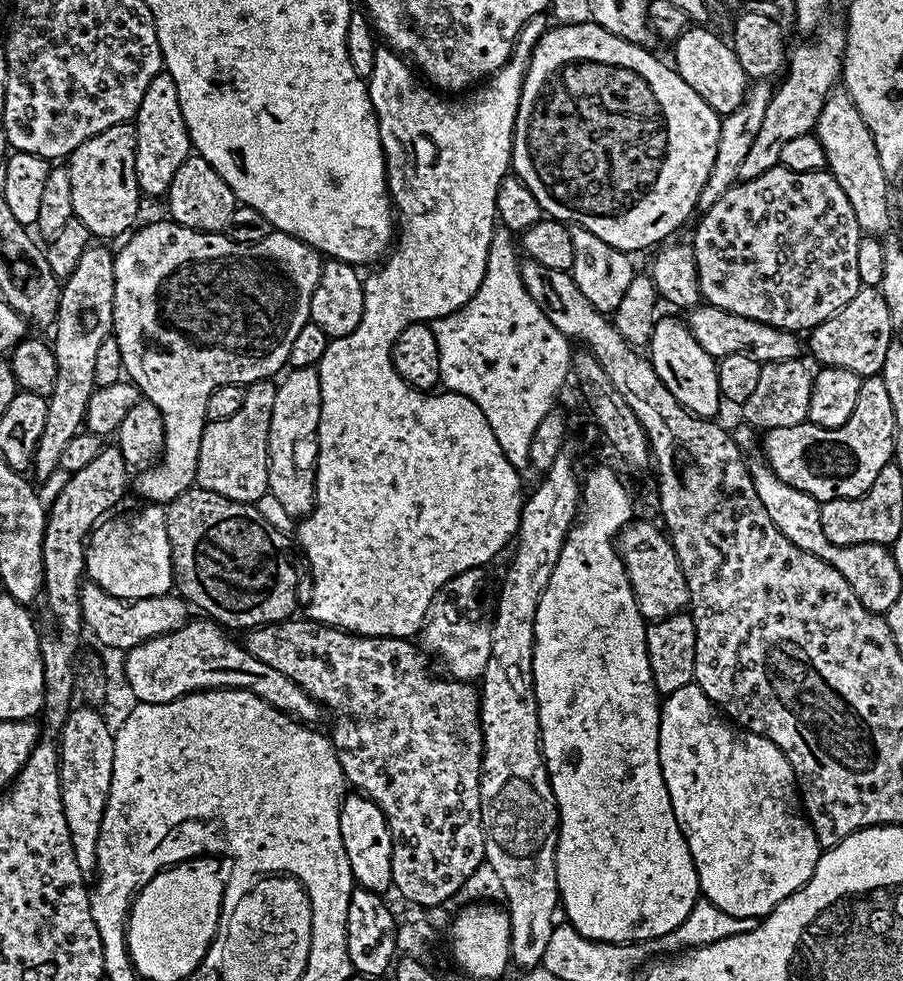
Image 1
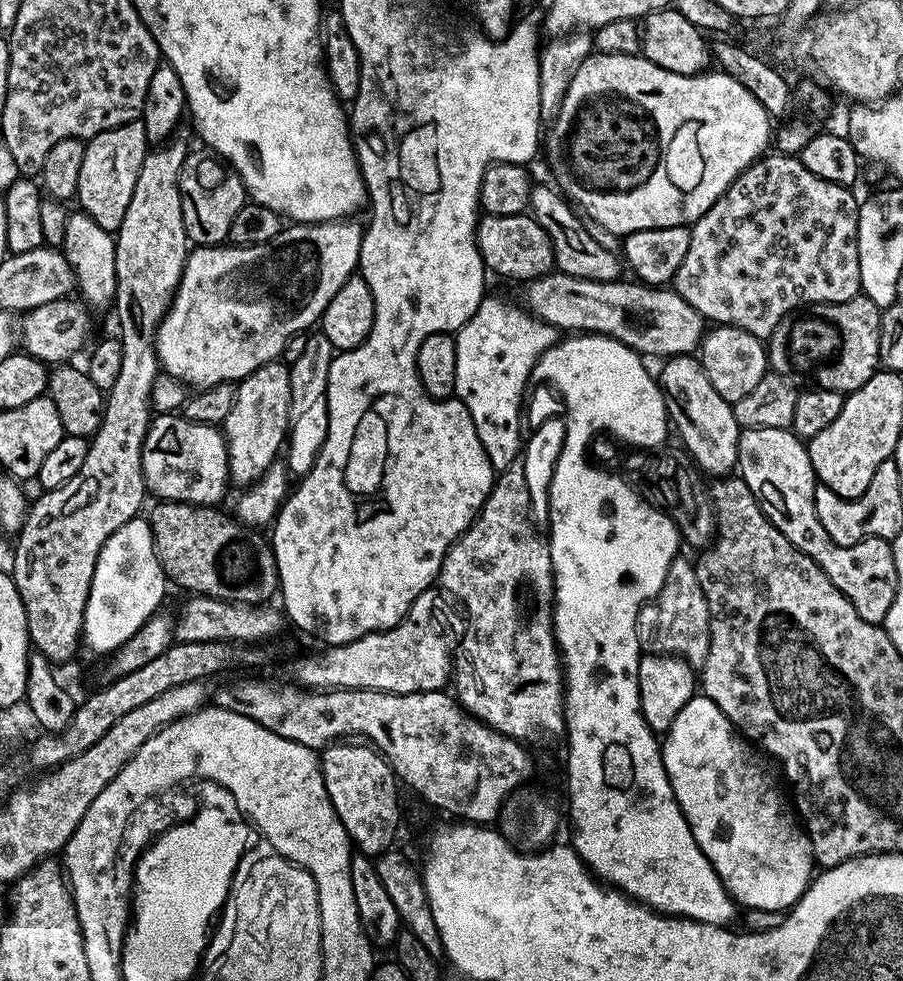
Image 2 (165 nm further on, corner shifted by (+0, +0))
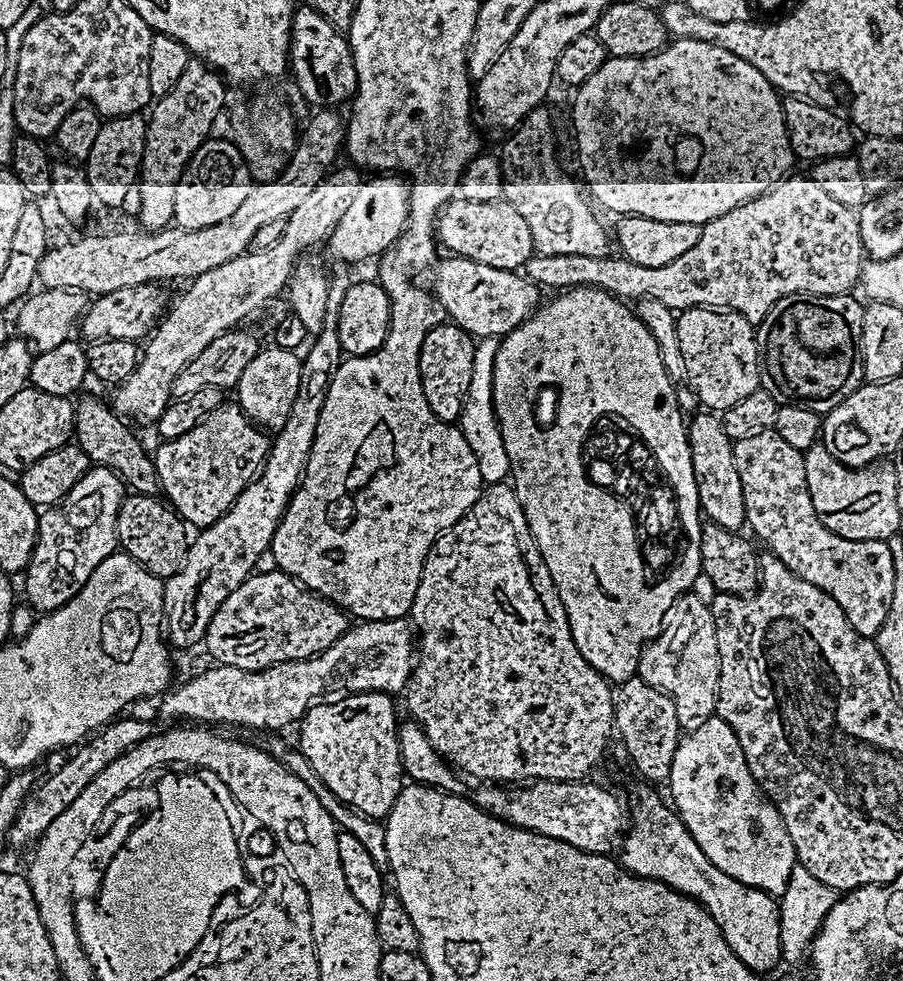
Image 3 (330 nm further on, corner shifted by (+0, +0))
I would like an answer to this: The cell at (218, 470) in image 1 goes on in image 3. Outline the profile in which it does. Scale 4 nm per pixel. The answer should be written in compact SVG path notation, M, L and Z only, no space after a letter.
M275 346L261 347L254 358L250 358L250 366L242 370L242 378L238 378L236 383L234 400L253 424L265 430L286 426L286 418L290 418L290 406L294 406L294 398L298 394L300 362L301 357L295 351Z

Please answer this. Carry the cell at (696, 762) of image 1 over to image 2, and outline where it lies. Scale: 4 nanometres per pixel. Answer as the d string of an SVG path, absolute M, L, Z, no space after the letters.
M703 694L692 696L690 702L686 702L686 706L682 706L682 710L678 710L678 718L674 718L670 730L663 737L662 751L664 754L666 774L670 778L672 793L682 810L682 814L686 818L686 822L690 826L690 830L694 834L694 842L698 842L702 854L706 854L706 858L714 866L714 870L718 874L720 881L724 884L724 888L730 893L737 905L743 906L748 910L757 908L758 910L784 912L791 908L792 905L797 904L800 901L800 895L808 889L809 884L814 879L814 871L812 872L812 868L814 869L812 843L794 807L793 801L790 799L781 777L778 775L777 769L741 733L736 731L734 725L726 718L726 714L722 714L722 710L718 710L715 702Z

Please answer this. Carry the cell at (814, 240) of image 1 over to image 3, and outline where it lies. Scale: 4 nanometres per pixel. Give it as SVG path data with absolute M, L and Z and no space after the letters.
M792 175L777 179L761 196L750 198L734 206L734 210L709 220L701 227L698 243L686 250L682 258L666 262L666 266L638 266L622 254L609 254L602 258L586 258L585 255L578 254L534 254L525 262L522 275L544 290L597 288L603 292L611 292L613 296L625 302L635 302L649 296L673 310L714 308L737 312L746 317L753 326L762 323L774 302L787 296L842 296L851 293L852 287L857 287L860 269L864 267L866 259L857 209L842 206L842 202L827 196L818 187L818 182L814 182L807 175Z

